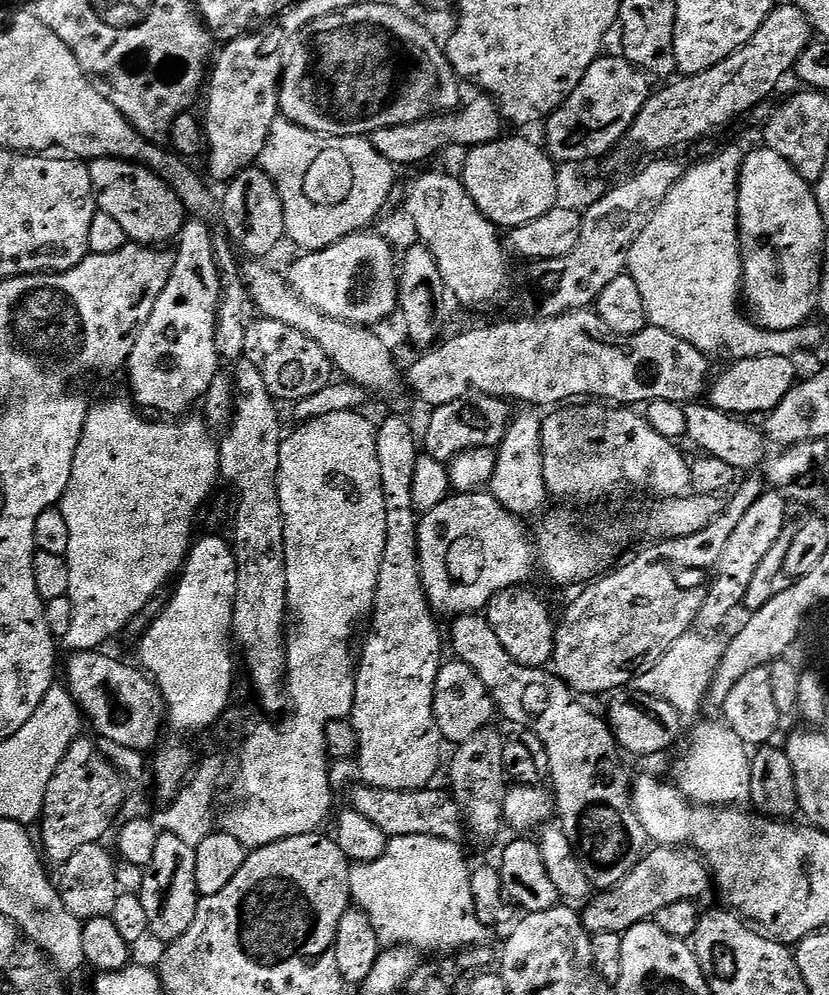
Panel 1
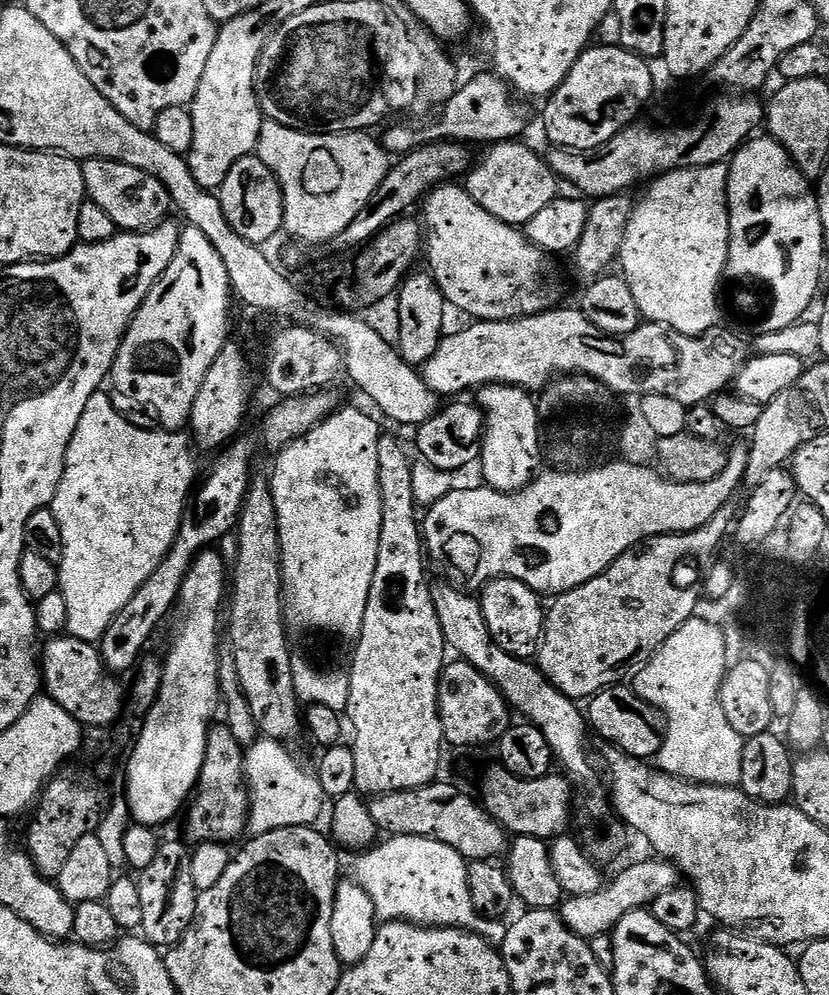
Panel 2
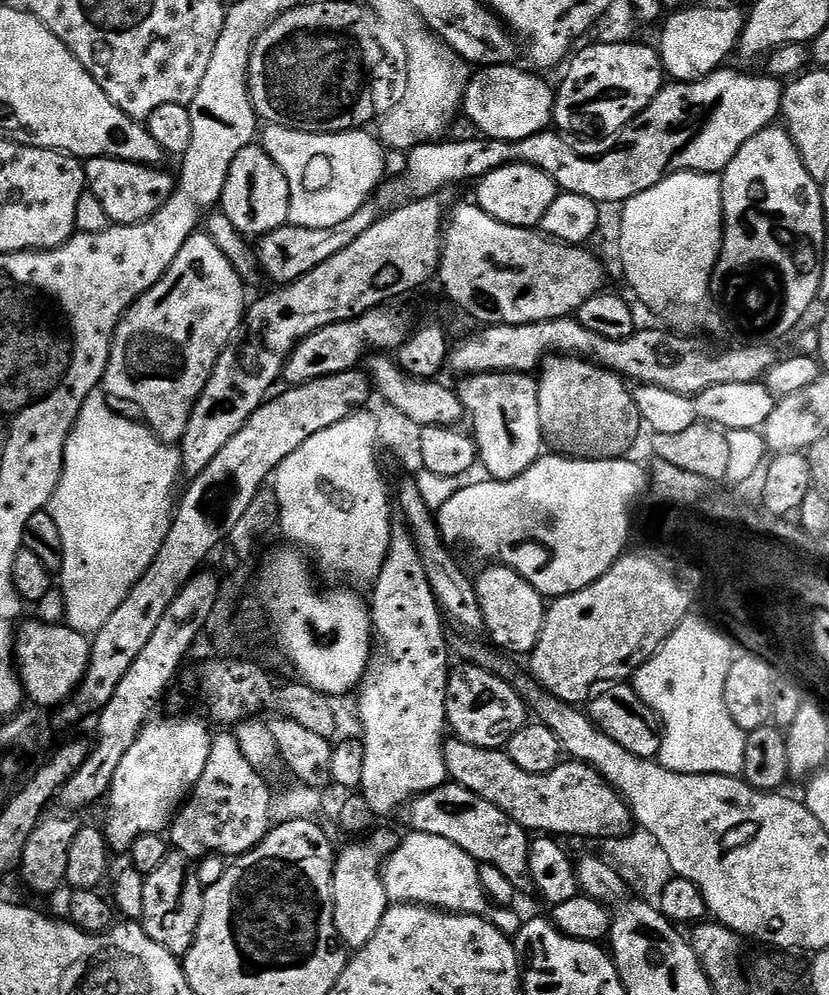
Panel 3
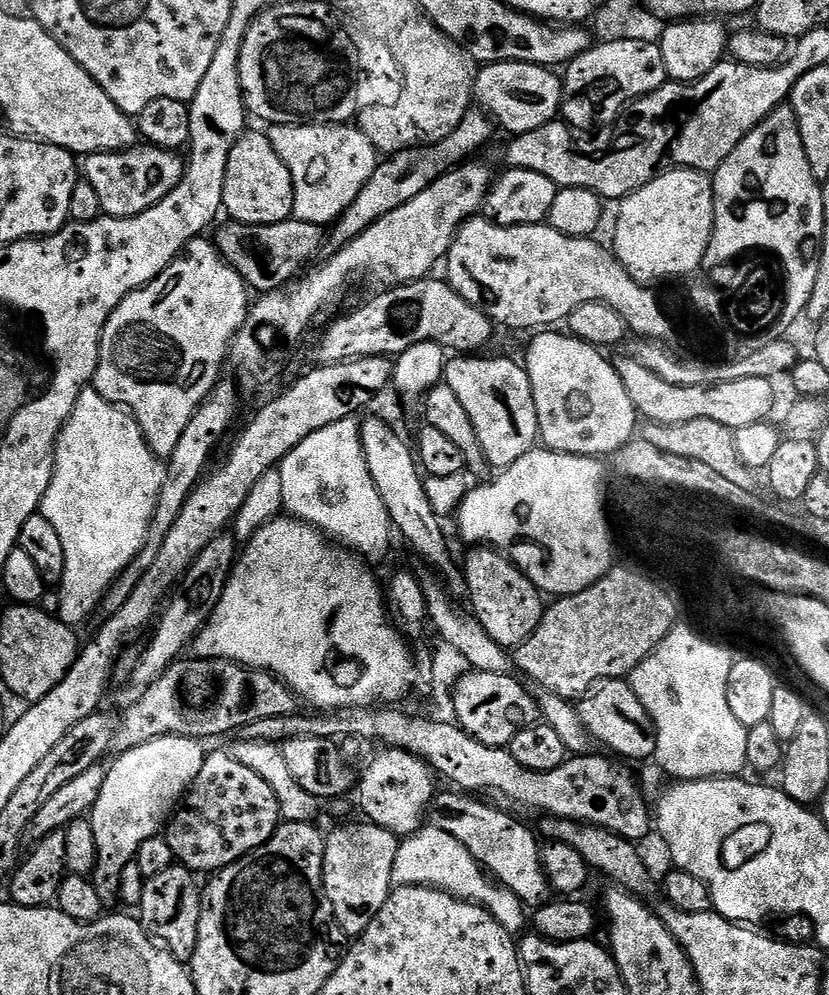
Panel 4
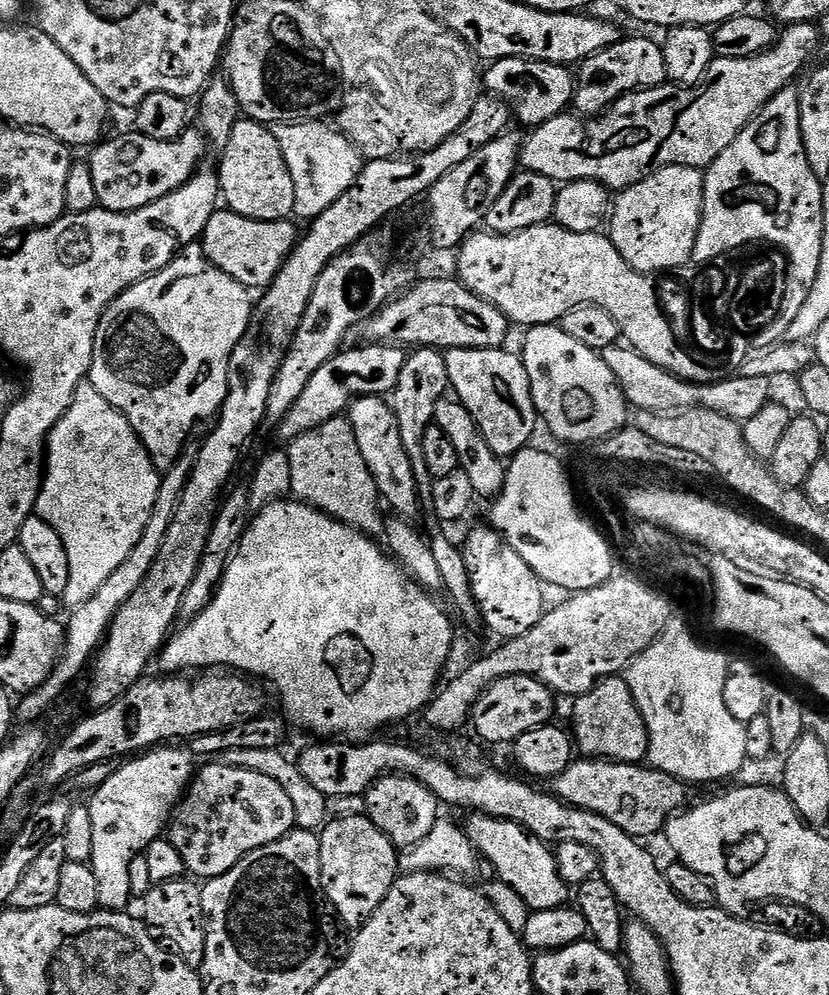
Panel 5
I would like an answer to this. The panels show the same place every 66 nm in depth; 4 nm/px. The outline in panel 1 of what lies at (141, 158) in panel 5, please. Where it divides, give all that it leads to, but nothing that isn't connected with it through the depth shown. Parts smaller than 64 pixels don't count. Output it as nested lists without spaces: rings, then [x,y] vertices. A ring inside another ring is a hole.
[[[94,160],[88,169],[97,209],[115,218],[131,243],[164,246],[167,240],[175,241],[179,237],[186,219],[184,204],[156,173],[131,160]]]

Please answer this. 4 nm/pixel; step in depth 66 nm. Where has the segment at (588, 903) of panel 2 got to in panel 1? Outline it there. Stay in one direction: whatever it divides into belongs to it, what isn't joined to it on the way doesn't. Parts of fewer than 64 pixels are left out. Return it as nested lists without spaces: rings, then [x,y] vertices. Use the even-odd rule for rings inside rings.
[[[656,846],[644,859],[622,878],[620,884],[601,891],[582,908],[584,929],[592,936],[598,934],[623,934],[630,926],[651,921],[665,906],[673,902],[699,901],[700,896],[710,892],[713,883],[709,865],[699,852],[684,846]],[[653,851],[653,852],[652,852]]]

